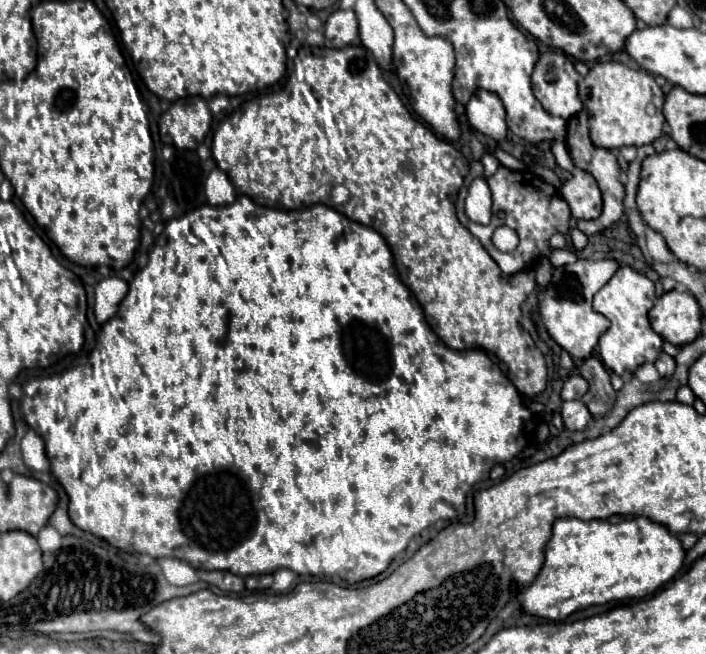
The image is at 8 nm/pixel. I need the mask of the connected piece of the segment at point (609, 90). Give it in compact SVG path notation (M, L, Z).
M598 62L578 82L580 100L590 114L590 138L598 148L622 148L652 144L662 136L664 94L652 74L628 68L620 62Z

